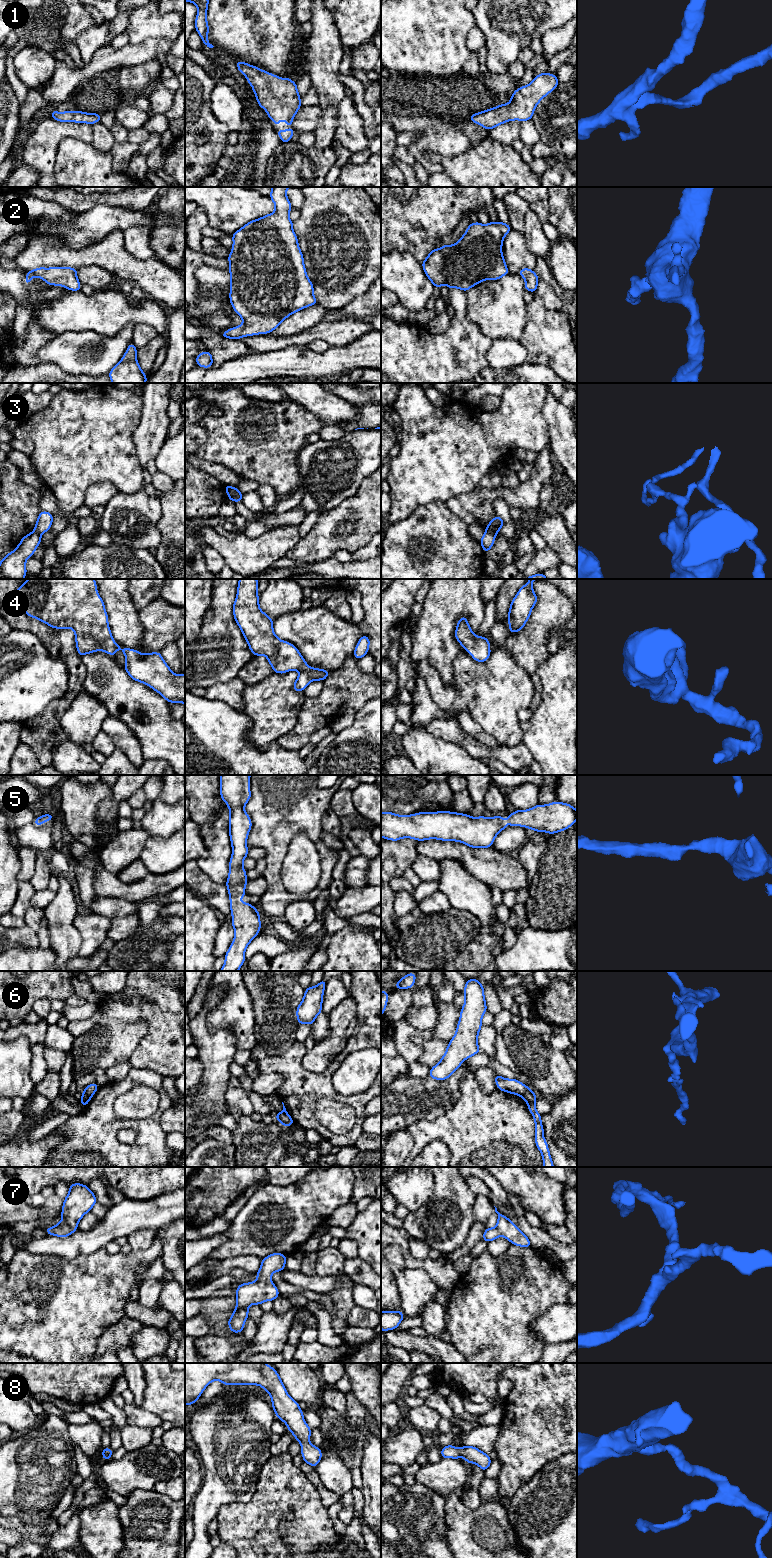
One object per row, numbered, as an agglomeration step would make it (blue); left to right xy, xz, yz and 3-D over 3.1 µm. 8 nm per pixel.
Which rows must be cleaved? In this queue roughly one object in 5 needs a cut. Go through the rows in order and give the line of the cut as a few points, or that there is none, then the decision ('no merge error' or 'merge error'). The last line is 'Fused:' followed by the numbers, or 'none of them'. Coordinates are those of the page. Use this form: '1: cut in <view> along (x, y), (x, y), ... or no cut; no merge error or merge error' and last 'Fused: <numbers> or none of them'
1: no cut; no merge error
2: no cut; no merge error
3: cut in xz along (236, 487), (230, 499); merge error
4: no cut; no merge error
5: no cut; no merge error
6: cut in xy along (83, 1092), (91, 1096); merge error
7: no cut; no merge error
8: no cut; no merge error
Fused: 3, 6

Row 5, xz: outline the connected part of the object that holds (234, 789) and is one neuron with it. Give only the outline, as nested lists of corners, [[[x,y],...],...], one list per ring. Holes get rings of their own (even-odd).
[[[220,775],[220,796],[228,805],[229,835],[232,856],[229,861],[229,874],[226,886],[231,902],[234,940],[225,954],[225,964],[220,971],[238,971],[245,961],[245,950],[261,929],[260,914],[256,907],[238,900],[246,895],[245,886],[249,881],[243,861],[248,856],[246,845],[252,827],[249,815],[244,807],[251,798],[251,775]]]

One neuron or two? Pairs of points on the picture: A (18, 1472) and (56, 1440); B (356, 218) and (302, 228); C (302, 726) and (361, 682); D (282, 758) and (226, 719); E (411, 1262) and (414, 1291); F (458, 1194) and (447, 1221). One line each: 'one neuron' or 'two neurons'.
A: one neuron
B: one neuron
C: one neuron
D: one neuron
E: two neurons
F: one neuron

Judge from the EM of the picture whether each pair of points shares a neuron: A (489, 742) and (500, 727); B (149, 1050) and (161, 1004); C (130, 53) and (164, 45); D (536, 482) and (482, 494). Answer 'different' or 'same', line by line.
A: different
B: same
C: same
D: same

